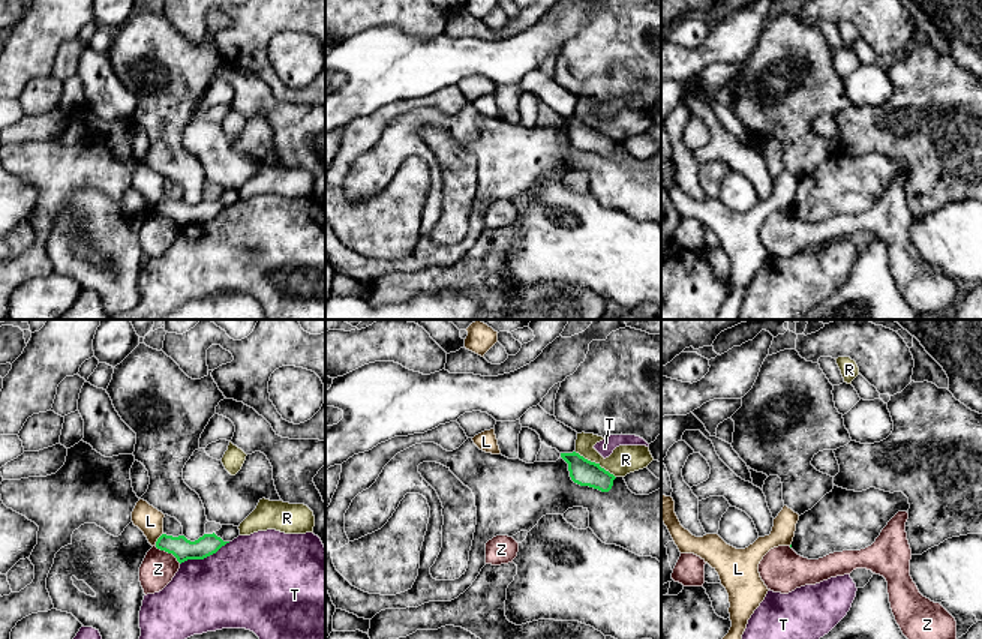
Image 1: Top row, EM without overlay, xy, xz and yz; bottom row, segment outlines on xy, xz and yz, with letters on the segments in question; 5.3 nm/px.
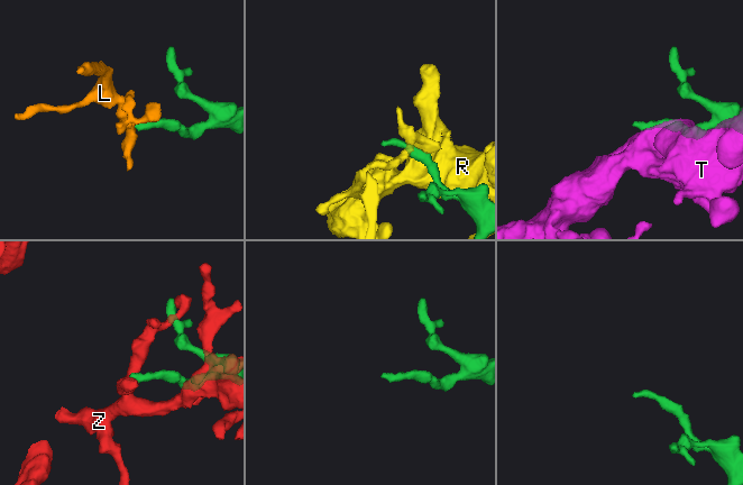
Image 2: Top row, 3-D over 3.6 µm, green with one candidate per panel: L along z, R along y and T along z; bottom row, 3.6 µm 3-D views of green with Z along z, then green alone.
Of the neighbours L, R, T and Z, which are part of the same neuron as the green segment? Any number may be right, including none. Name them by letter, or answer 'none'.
none

